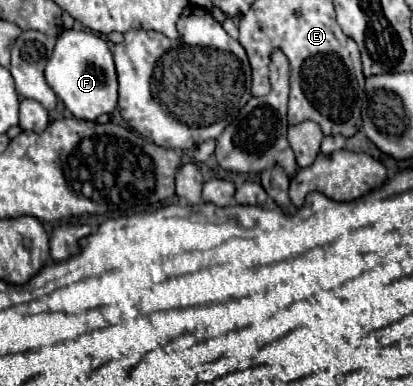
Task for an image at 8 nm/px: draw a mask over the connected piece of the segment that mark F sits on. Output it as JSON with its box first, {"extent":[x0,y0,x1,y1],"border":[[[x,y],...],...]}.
{"extent":[45,30,118,120],"border":[[[65,30],[59,34],[51,60],[45,68],[47,84],[65,102],[69,112],[81,120],[95,120],[99,114],[113,112],[118,102],[118,81],[109,44],[87,30]]]}

